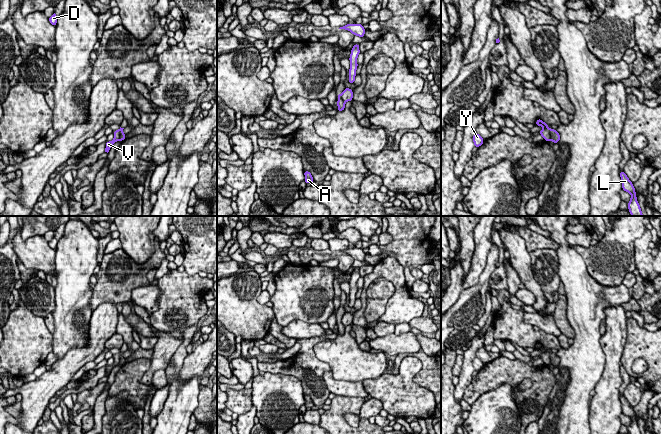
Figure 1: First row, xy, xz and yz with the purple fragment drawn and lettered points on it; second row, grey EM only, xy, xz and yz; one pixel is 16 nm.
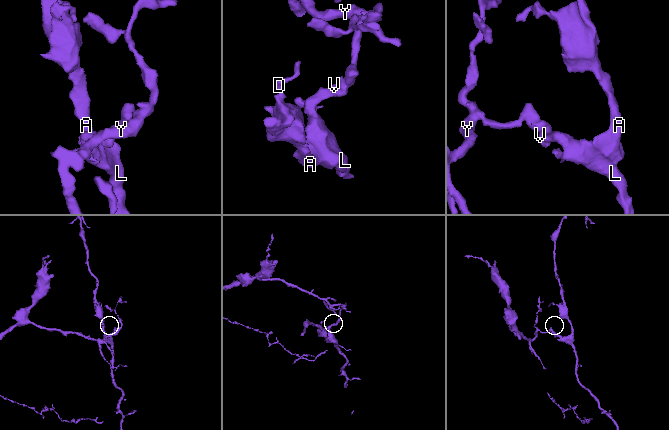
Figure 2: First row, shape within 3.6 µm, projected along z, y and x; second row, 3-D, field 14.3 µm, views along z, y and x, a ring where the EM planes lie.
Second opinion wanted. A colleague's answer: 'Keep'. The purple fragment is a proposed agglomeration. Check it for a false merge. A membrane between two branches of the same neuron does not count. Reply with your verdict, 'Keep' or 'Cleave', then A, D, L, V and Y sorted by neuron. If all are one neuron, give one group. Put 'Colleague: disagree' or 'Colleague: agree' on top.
Colleague: disagree
Cleave. Groups: A D L V / Y

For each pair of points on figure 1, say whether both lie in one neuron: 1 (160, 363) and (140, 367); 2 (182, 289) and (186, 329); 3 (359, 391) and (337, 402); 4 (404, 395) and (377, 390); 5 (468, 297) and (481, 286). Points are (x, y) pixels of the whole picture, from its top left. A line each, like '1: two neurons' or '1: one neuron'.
1: two neurons
2: one neuron
3: two neurons
4: one neuron
5: one neuron

